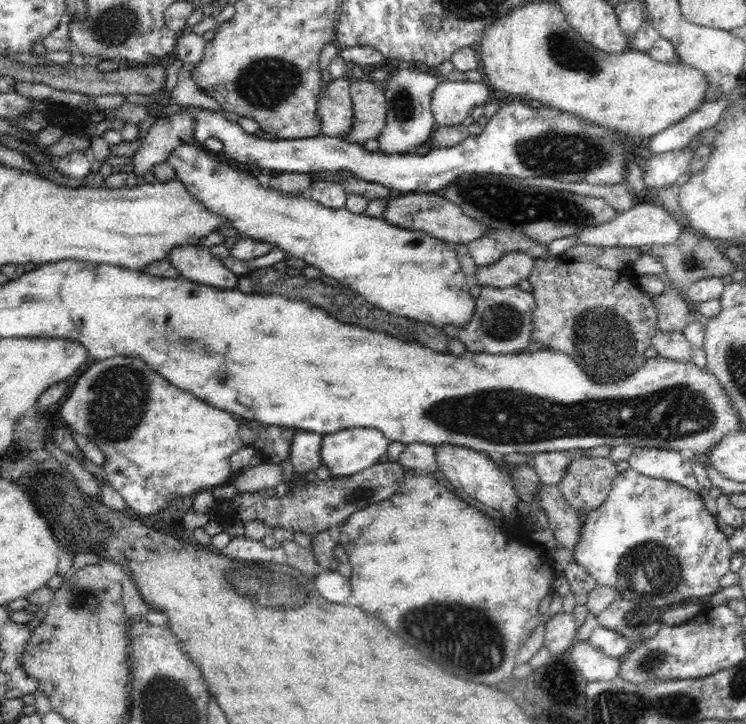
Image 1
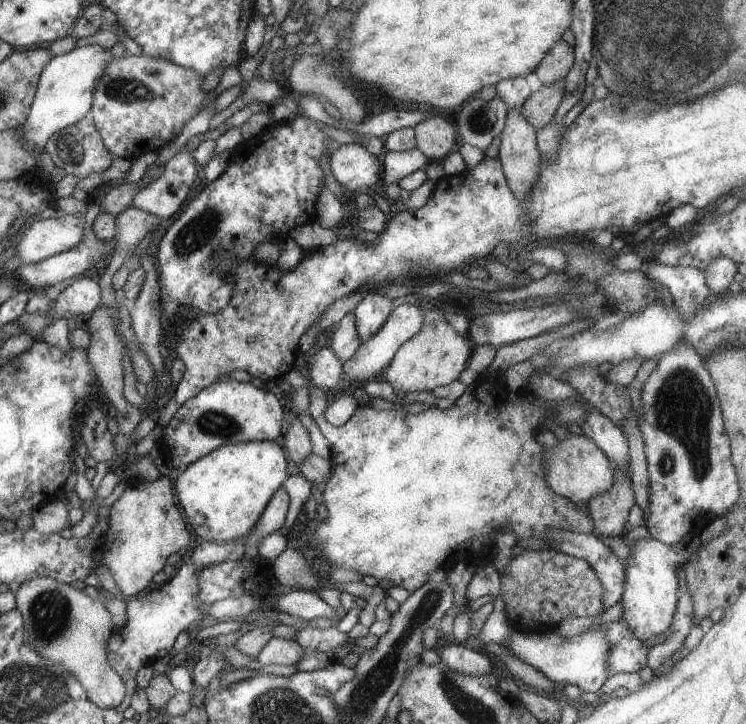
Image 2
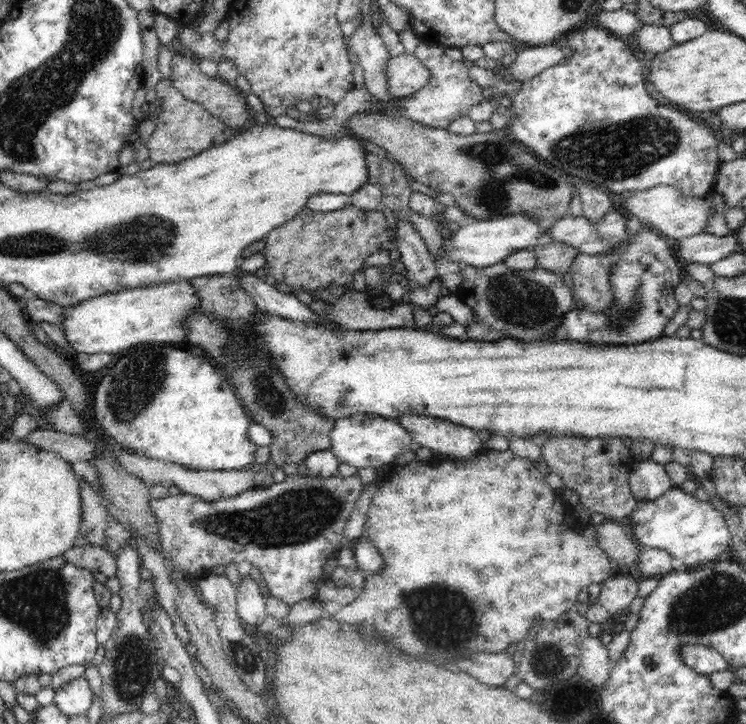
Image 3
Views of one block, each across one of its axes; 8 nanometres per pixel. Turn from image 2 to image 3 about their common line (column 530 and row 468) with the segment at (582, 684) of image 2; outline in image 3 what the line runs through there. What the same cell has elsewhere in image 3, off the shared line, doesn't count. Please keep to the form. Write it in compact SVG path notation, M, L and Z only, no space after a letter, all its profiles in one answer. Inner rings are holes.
M646 459L636 461L629 472L629 487L635 502L651 502L664 496L674 486L664 465Z

